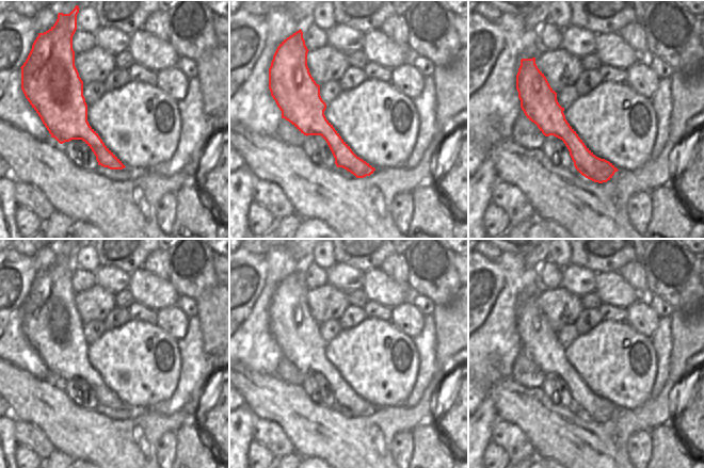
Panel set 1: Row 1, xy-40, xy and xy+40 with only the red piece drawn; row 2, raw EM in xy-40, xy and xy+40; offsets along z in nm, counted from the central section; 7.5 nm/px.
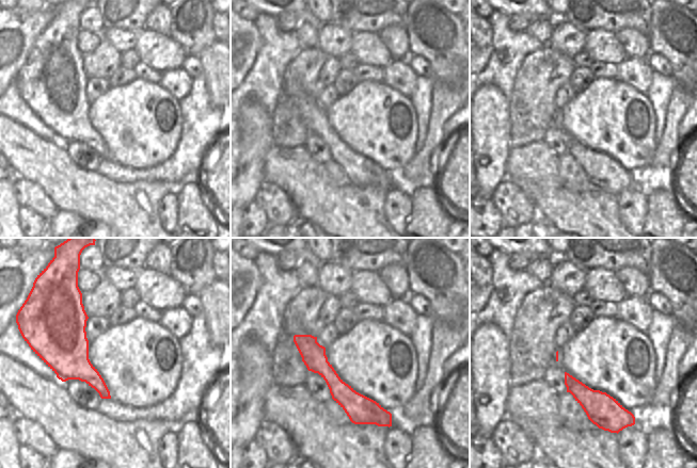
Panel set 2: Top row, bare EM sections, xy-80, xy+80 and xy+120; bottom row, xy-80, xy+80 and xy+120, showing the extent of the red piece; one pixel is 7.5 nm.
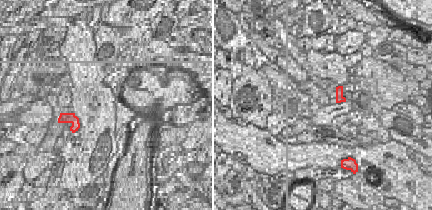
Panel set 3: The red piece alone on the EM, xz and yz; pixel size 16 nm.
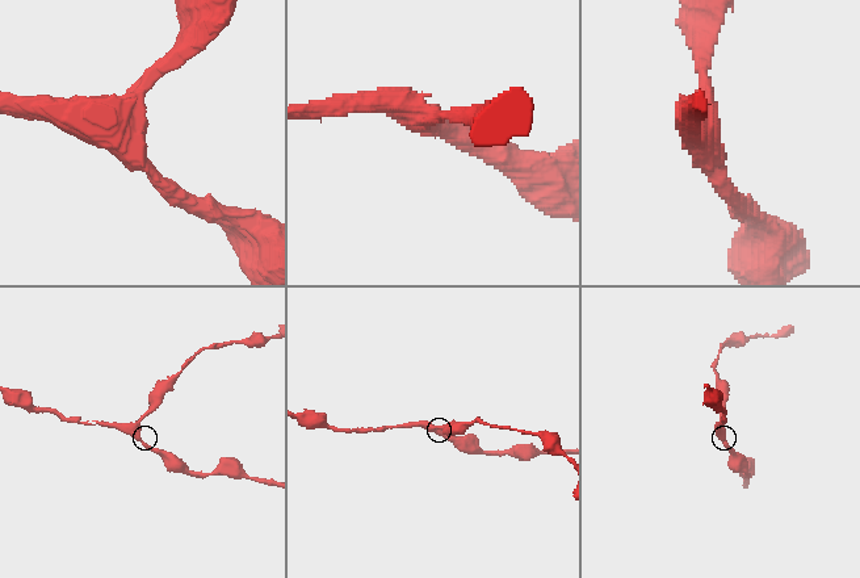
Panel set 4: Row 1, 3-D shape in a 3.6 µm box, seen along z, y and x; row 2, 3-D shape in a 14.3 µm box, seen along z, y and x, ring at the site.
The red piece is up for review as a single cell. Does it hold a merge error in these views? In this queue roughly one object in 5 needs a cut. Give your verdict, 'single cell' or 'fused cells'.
single cell

